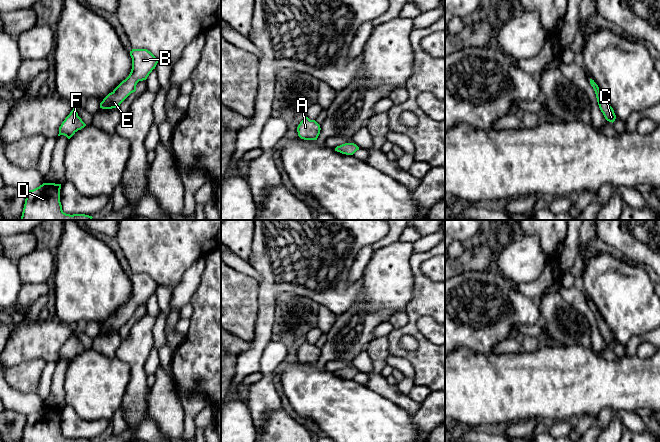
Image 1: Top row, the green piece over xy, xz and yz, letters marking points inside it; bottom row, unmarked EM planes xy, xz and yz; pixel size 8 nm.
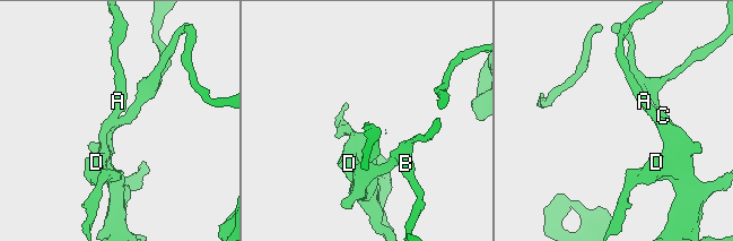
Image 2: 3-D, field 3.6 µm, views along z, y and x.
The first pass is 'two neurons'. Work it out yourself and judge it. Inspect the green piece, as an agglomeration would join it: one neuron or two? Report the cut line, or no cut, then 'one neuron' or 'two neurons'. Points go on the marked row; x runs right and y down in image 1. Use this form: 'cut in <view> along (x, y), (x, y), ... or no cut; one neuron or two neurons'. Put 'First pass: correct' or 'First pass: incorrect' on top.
First pass: incorrect
no cut; one neuron

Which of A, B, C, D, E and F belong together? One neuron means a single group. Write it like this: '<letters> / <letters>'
A B C D E F

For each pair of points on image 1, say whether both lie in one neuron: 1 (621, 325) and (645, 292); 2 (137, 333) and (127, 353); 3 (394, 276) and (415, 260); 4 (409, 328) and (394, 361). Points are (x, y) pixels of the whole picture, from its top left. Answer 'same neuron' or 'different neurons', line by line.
1: same neuron
2: same neuron
3: different neurons
4: different neurons

